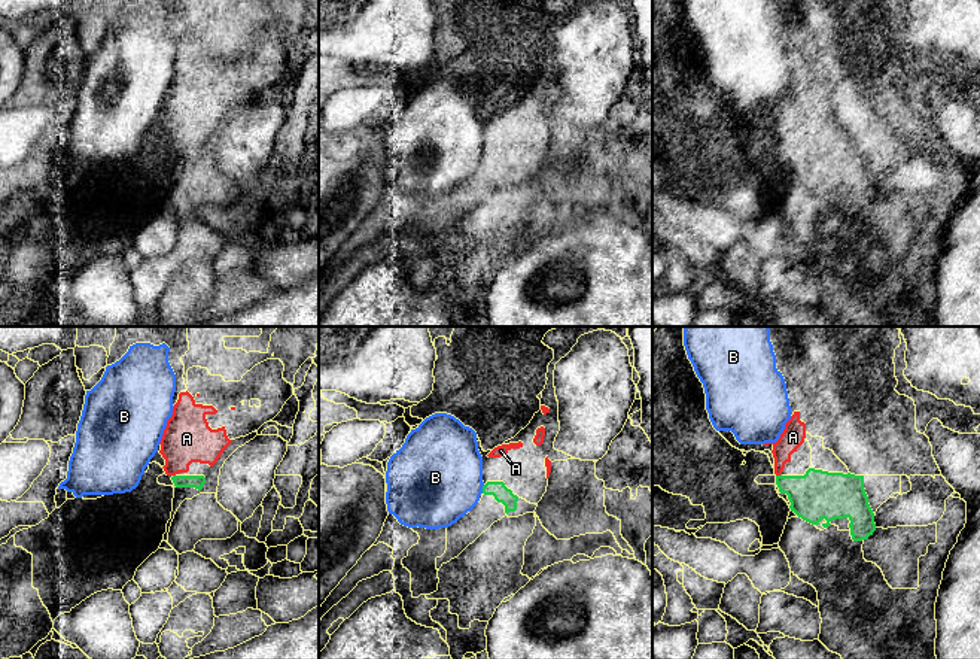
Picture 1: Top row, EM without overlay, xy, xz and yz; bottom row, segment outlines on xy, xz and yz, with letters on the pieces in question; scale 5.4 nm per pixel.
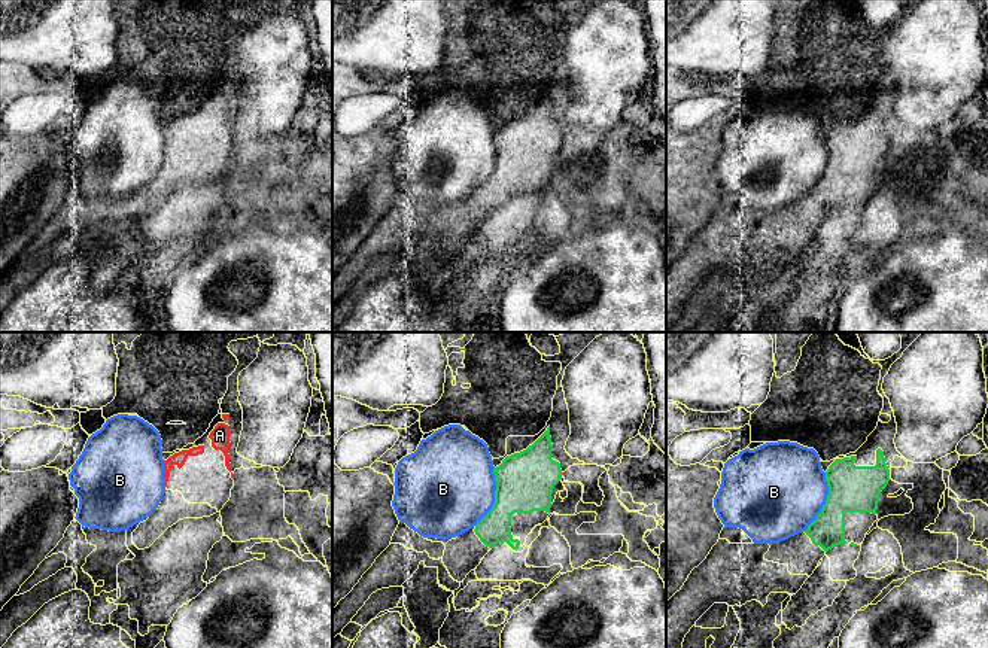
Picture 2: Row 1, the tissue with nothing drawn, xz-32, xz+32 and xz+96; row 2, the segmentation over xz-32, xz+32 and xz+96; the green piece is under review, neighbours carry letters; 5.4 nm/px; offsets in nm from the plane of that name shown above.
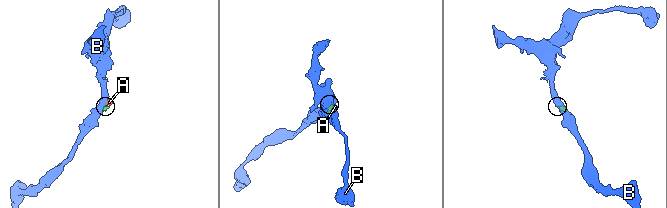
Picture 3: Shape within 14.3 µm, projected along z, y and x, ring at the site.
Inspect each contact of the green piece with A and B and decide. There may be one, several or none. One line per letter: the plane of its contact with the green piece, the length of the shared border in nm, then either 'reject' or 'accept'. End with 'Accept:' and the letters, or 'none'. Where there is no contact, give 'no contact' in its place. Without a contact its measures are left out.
A: yz | 40 nm | accept
B: xz | 50 nm | reject
Accept: A

